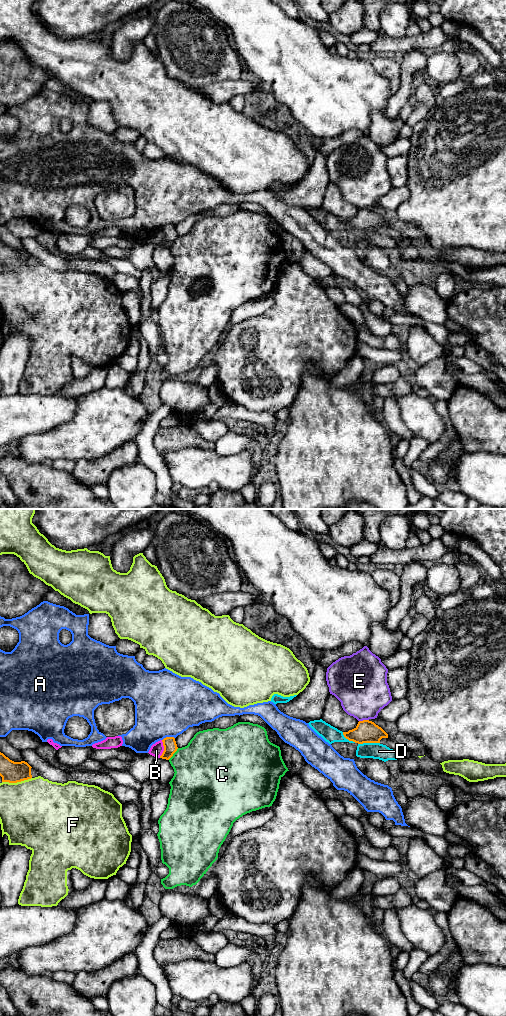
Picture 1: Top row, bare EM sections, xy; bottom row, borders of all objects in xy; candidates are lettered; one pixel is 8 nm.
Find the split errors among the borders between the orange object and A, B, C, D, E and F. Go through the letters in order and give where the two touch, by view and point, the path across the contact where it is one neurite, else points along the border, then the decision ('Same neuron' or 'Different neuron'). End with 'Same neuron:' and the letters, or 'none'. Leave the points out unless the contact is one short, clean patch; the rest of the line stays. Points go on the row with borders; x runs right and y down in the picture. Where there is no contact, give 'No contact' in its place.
A: Touches orange at xy (168, 737). Different neuron
B: Touches orange at xy (164, 749). Boundary: xy (162, 740), (163, 752), (159, 757). Different neuron
C: Touches orange at xy (173, 753). Different neuron
D: Touches orange at xy (368, 742). Different neuron
E: Touches orange at xy (363, 720). Different neuron
F: Touches orange at xy (16, 782). Different neuron
Same neuron: none

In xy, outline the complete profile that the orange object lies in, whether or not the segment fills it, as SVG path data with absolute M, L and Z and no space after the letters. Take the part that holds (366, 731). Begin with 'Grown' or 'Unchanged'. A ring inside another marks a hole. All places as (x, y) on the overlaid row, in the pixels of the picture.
Unchanged. M369 720L359 721L354 729L343 732L343 735L358 744L380 743L382 738L388 738L388 734L381 727Z

